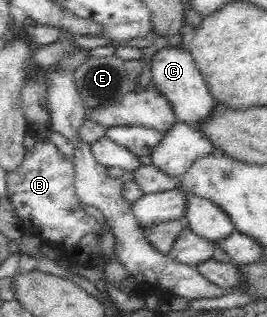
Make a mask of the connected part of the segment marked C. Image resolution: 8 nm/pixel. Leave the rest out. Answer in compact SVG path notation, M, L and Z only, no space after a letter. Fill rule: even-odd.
M169 45L157 50L150 58L150 70L152 82L172 105L177 120L194 127L194 124L198 126L202 120L206 120L206 116L210 116L210 108L214 106L216 100L210 94L208 85L188 50Z

